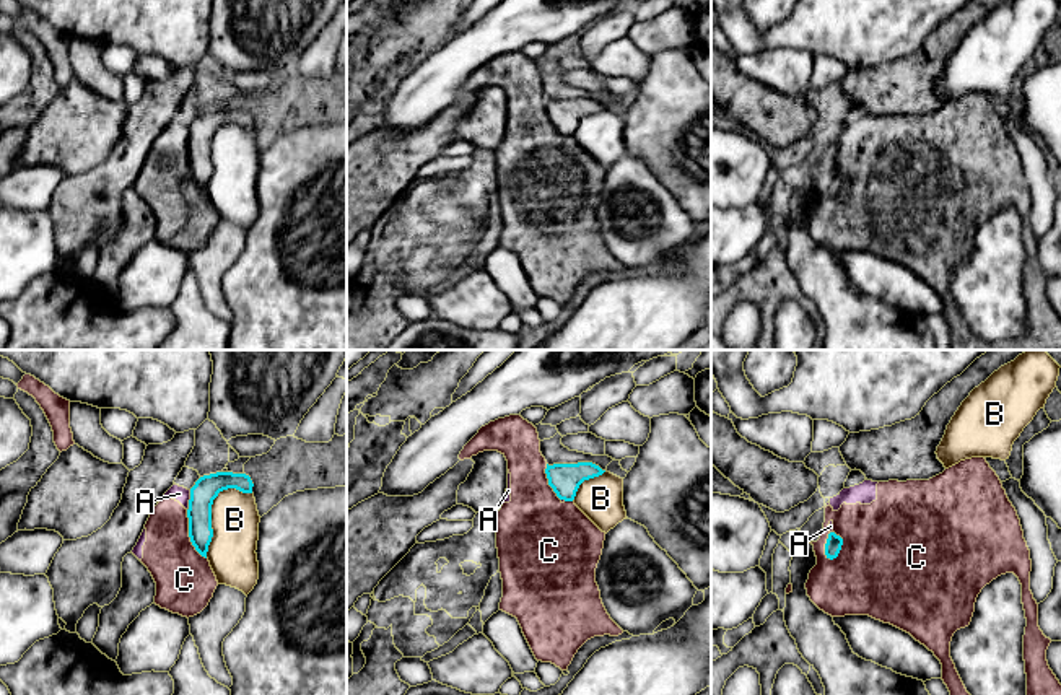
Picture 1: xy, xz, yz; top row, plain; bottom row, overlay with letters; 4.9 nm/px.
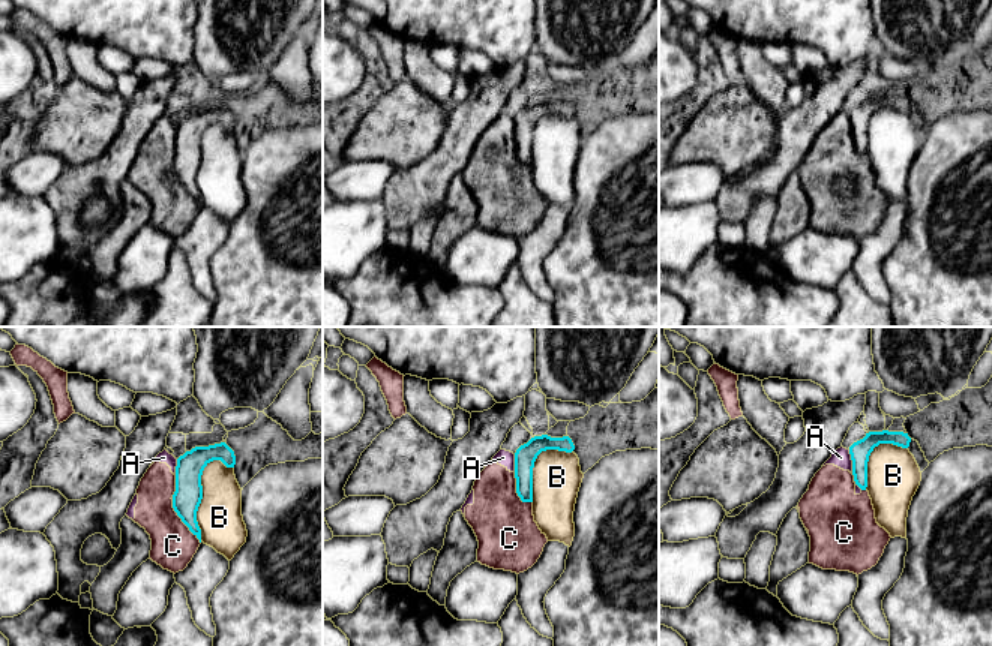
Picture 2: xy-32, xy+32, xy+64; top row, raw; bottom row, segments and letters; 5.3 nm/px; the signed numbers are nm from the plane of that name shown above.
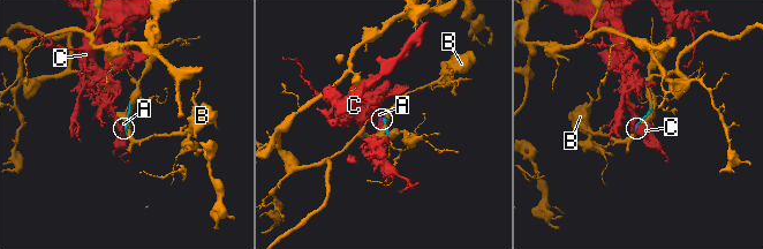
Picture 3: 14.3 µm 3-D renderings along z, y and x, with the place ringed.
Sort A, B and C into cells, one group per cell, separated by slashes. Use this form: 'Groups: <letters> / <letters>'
Groups: A C / B

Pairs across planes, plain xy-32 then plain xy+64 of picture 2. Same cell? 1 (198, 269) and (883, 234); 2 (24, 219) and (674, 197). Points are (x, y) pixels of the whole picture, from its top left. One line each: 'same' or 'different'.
1: same
2: different

